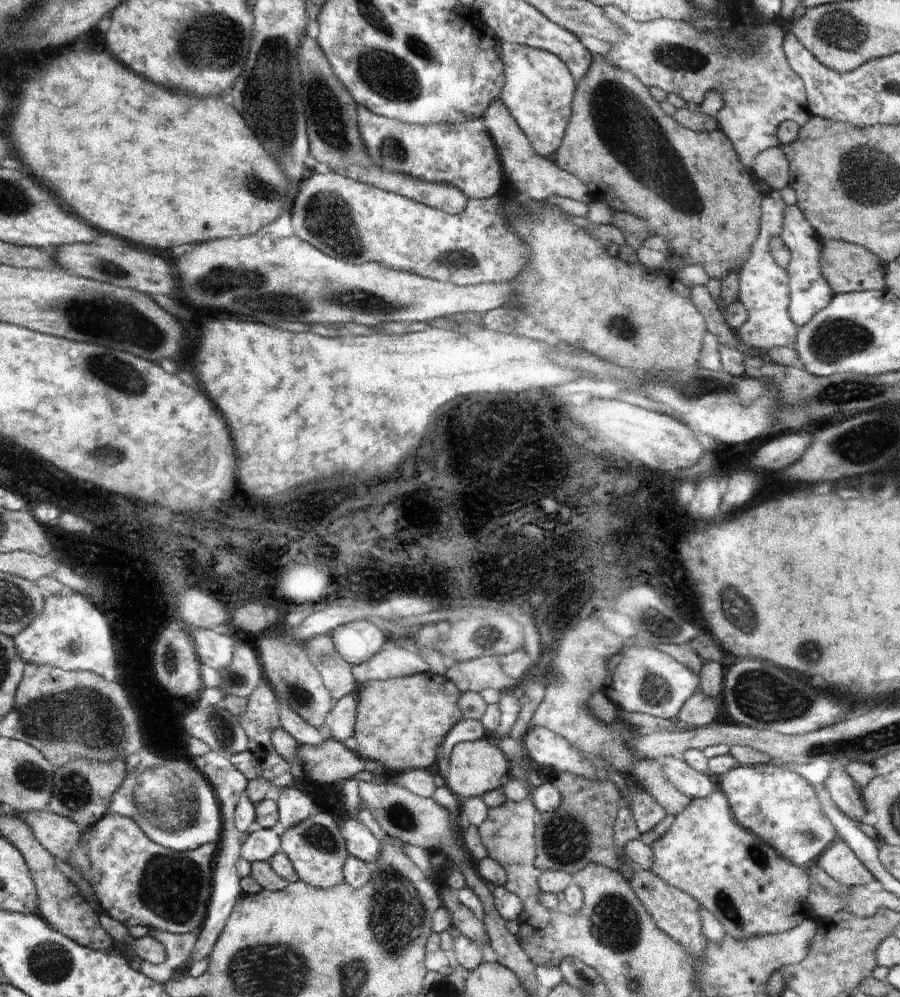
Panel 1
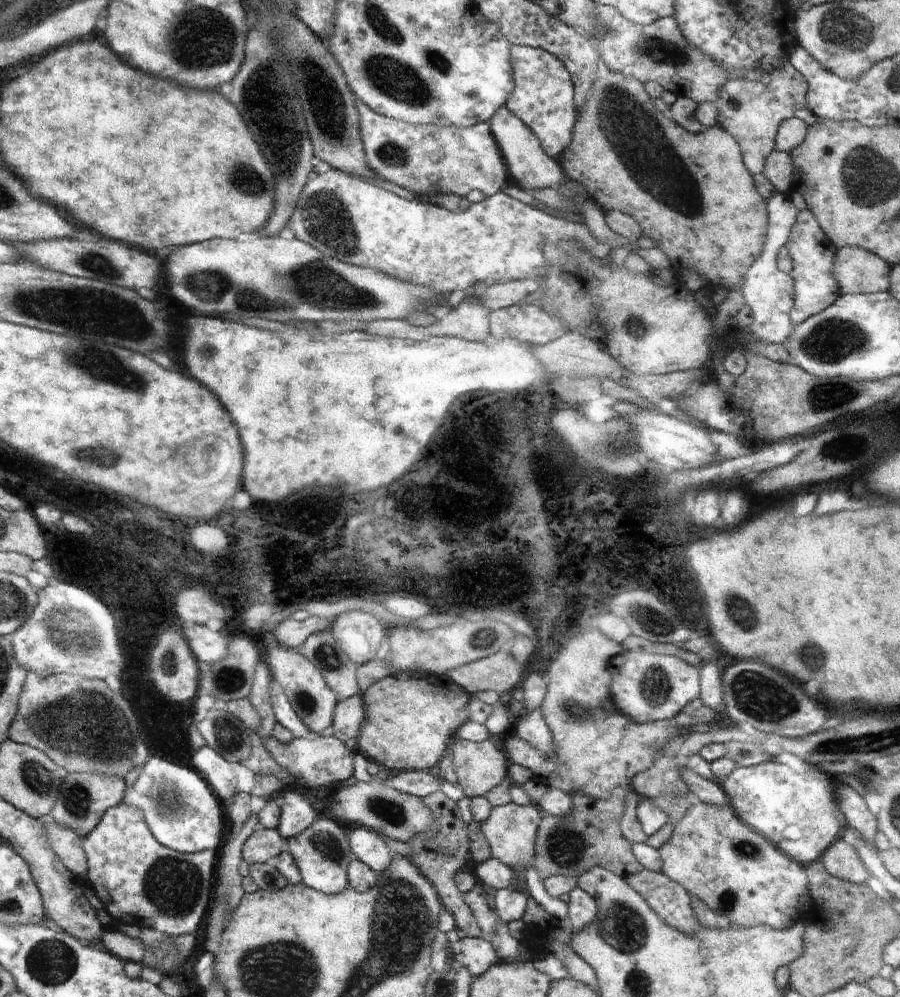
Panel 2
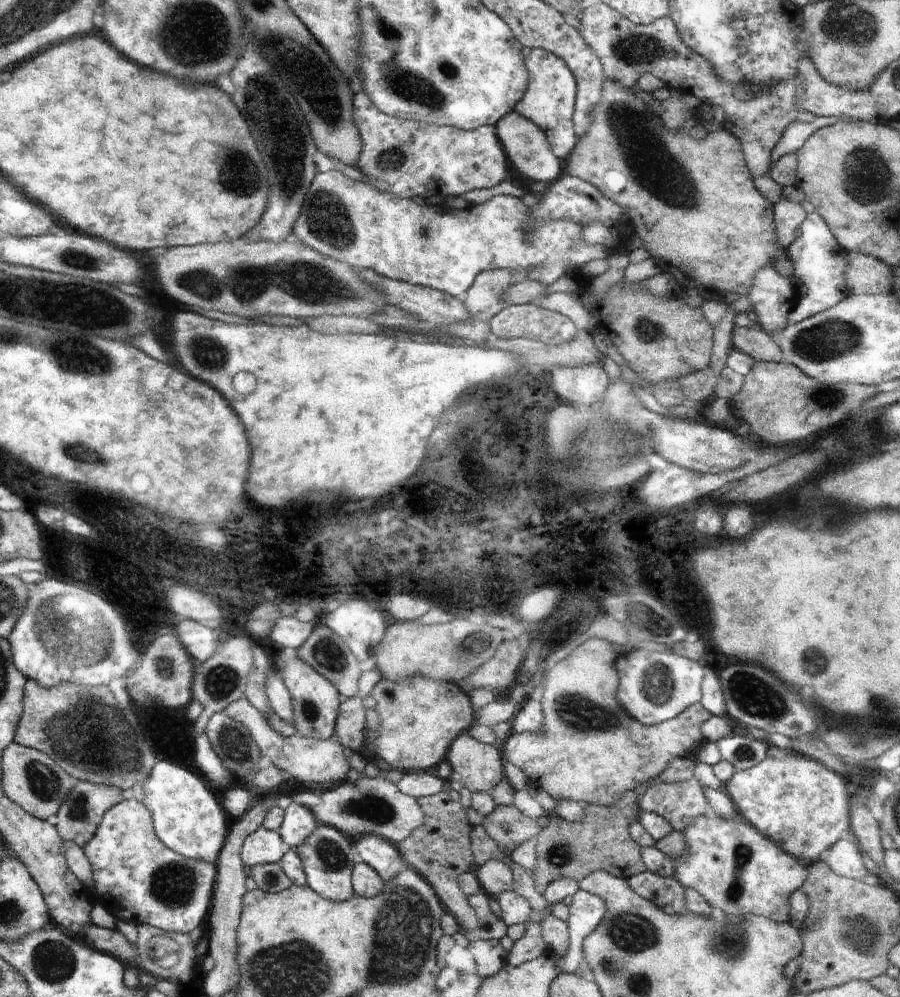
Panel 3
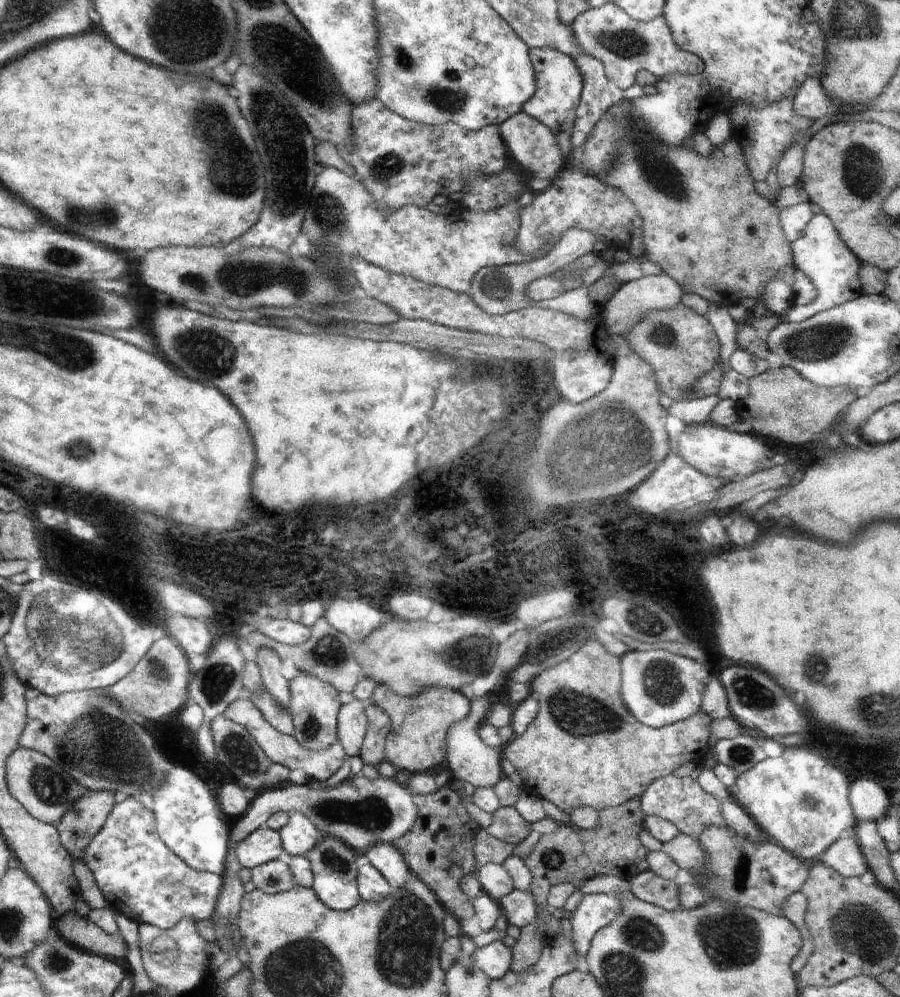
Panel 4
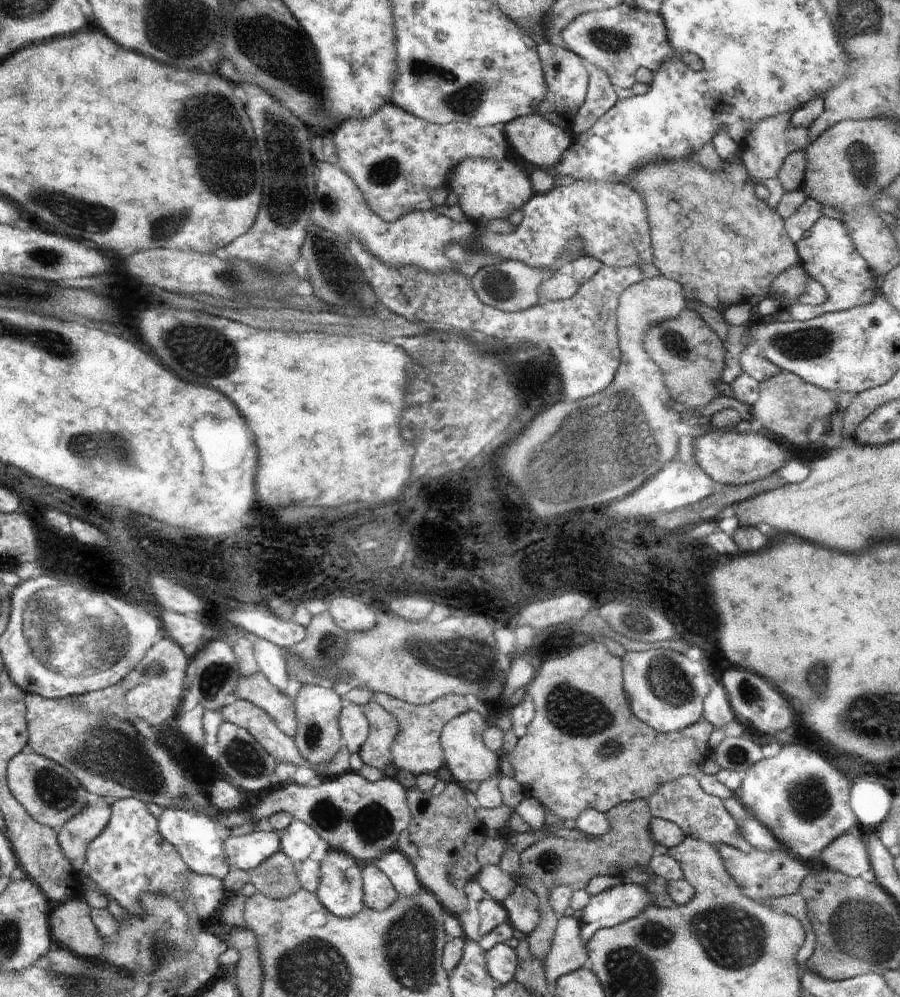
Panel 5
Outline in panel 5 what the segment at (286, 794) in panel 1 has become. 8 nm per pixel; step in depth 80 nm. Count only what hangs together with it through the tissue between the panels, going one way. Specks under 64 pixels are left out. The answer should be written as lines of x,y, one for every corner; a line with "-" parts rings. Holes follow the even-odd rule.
301,820
293,821
280,834
281,851
295,864
309,859
320,837

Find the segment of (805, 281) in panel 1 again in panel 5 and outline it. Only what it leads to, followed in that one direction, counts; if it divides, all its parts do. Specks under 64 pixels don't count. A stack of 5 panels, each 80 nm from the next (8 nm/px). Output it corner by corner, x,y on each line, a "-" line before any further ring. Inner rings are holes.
821,217
810,228
809,233
794,243
794,246
804,270
813,280
824,286
827,294
826,302
814,307
802,304
789,305
786,311
792,315
794,321
808,321
828,312
841,312
854,306
862,306
870,302
874,296
880,295
881,290
876,286
872,269
856,252
840,219

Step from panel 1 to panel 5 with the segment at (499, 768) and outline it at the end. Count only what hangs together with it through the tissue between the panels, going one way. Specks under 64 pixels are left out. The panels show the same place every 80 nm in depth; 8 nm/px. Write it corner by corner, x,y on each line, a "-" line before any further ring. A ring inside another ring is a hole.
468,709
466,712
448,721
446,728
442,730
440,742
444,749
444,758
447,759
445,765
451,772
451,776
461,782
482,782
485,778
498,772
498,758
492,754
488,746
482,742
482,732
486,730
486,722
478,712

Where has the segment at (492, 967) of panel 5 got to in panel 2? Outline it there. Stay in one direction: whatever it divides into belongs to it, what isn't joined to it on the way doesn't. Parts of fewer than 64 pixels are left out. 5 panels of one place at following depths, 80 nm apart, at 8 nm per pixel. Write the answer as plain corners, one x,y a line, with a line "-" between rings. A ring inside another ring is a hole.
482,936
462,939
462,954
468,960
469,972
475,977
484,974
500,961
492,943

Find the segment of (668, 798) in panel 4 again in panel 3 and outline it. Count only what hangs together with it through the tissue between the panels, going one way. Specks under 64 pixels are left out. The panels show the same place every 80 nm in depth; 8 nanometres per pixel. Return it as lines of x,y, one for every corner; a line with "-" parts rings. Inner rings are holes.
695,777
675,783
654,779
639,799
639,808
660,815
681,833
695,818
711,813
707,794

